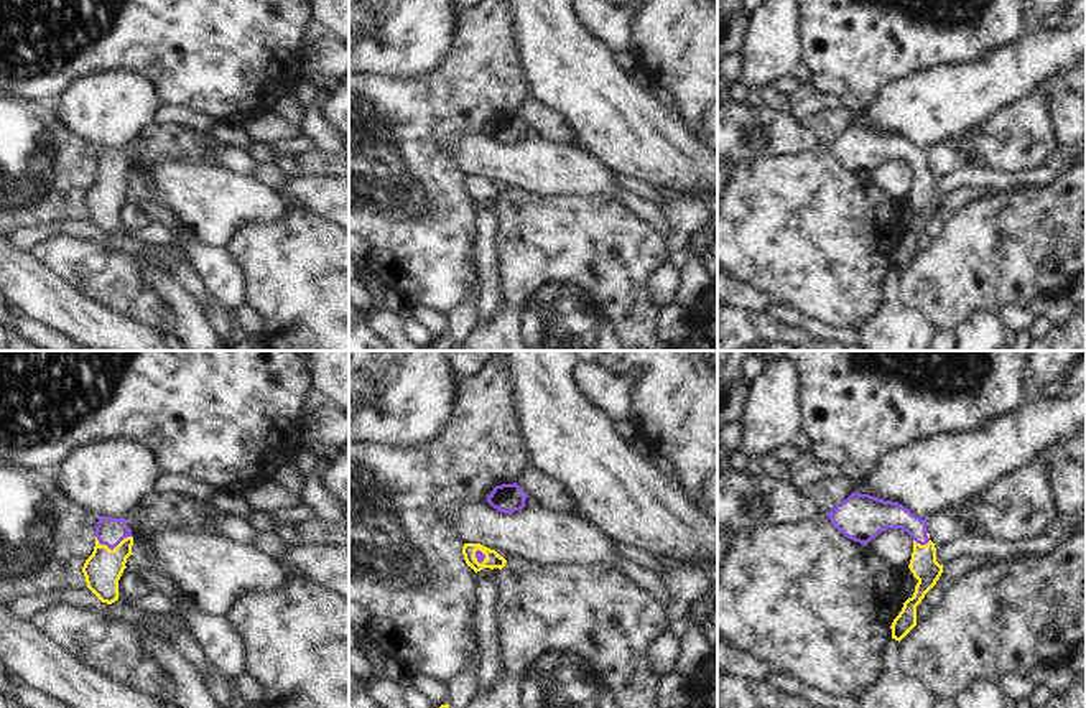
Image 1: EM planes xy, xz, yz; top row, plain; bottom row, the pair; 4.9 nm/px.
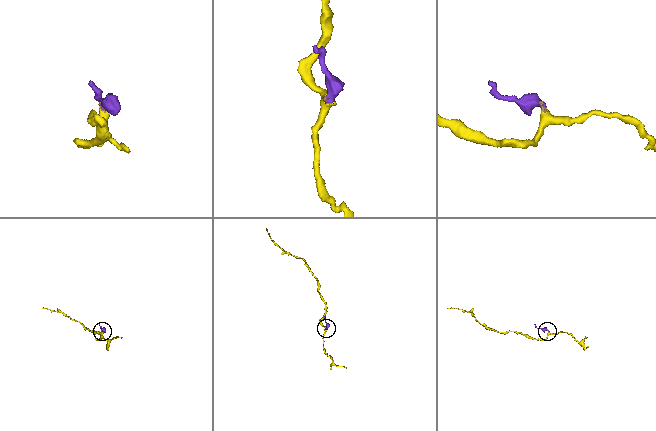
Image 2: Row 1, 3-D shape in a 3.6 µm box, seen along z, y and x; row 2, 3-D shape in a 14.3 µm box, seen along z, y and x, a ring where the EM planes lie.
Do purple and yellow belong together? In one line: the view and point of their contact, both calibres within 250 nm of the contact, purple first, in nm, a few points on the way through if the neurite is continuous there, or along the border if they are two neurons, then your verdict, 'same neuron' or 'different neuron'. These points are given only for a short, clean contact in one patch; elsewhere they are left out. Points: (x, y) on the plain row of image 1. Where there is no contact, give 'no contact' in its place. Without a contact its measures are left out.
meets purple in xy at (114, 178); 140 nm thick on the purple side, 190 nm on the other; runs through xy (111, 163), (114, 178), (102, 201); same neuron

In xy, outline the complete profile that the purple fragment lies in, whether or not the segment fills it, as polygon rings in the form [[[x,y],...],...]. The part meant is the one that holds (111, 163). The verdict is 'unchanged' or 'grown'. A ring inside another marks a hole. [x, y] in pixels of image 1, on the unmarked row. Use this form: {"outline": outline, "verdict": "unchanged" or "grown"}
{"outline": [[[100,148],[95,158],[95,178],[82,204],[87,219],[107,235],[118,231],[118,211],[132,184],[133,166],[127,150]]], "verdict": "grown"}

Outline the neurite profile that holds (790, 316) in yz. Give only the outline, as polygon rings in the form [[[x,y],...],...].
[[[772,305],[767,313],[778,323],[783,323],[790,328],[801,328],[805,316],[801,311],[795,308],[780,308],[777,305]]]

